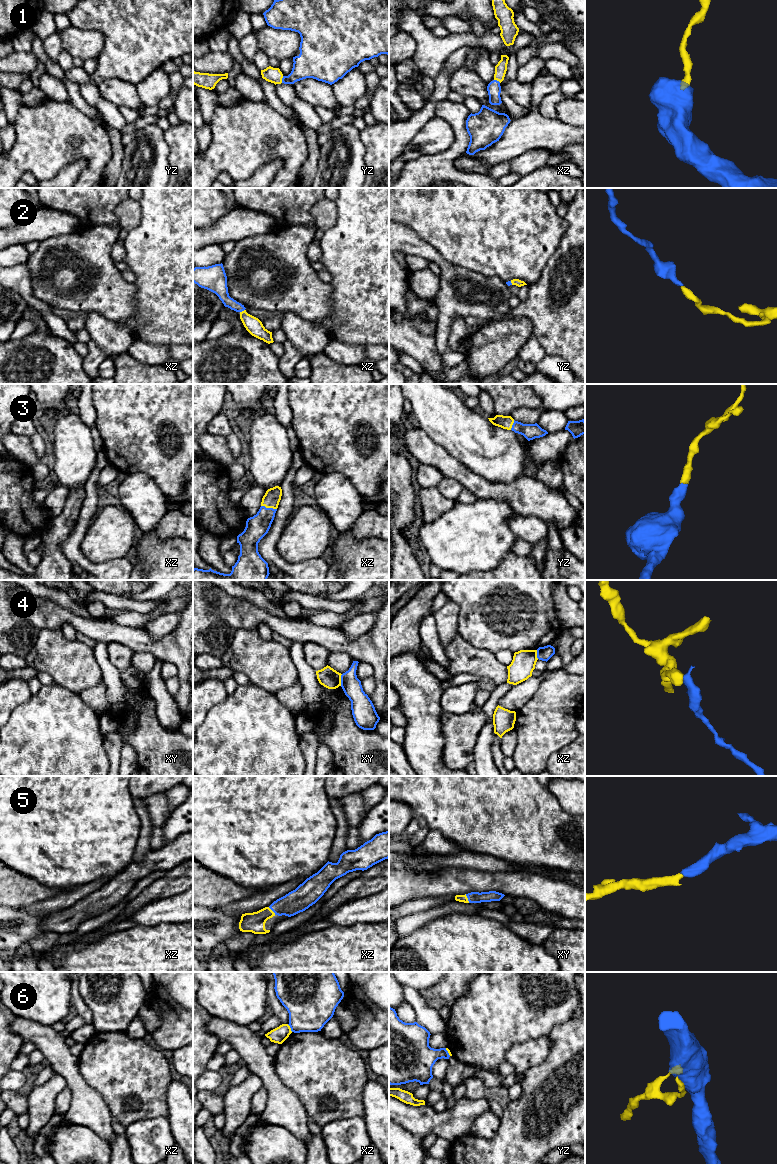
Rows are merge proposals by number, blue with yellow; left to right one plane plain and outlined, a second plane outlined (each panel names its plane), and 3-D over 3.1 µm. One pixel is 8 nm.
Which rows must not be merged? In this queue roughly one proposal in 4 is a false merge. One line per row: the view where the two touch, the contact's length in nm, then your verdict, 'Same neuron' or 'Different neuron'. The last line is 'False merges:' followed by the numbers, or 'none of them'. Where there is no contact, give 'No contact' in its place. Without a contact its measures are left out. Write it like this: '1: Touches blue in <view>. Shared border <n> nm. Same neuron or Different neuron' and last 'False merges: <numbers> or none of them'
1: Touches blue in yz. Shared border 60 nm. Same neuron
2: Touches blue in xz. Shared border 50 nm. Same neuron
3: Touches blue in xz. Shared border 130 nm. Same neuron
4: Touches blue in xy. Shared border 100 nm. Different neuron
5: Touches blue in xy. Shared border 80 nm. Same neuron
6: Touches blue in xz. Shared border 80 nm. Different neuron
False merges: 4, 6

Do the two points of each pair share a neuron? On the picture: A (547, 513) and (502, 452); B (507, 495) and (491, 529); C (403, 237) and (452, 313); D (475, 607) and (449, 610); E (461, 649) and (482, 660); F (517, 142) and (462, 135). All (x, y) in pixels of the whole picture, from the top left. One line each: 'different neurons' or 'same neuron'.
A: different neurons
B: different neurons
C: same neuron
D: different neurons
E: same neuron
F: different neurons

